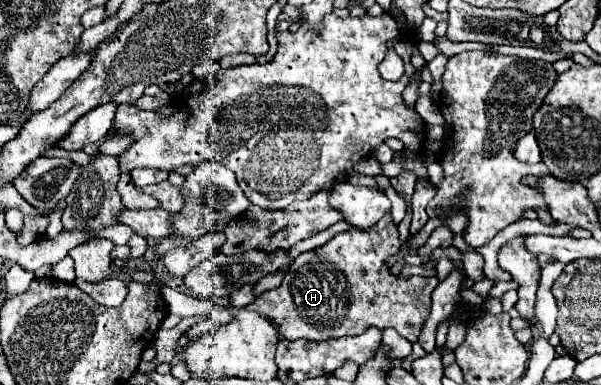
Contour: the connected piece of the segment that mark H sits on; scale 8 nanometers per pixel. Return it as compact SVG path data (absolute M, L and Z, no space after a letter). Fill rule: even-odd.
M384 216L368 230L348 230L328 244L300 254L282 284L246 306L278 324L280 336L288 340L332 340L356 336L366 326L383 330L396 328L410 342L418 340L420 328L430 316L430 294L438 286L438 276L392 274L388 258L400 252L398 228L392 216ZM332 276L332 284L328 280Z

